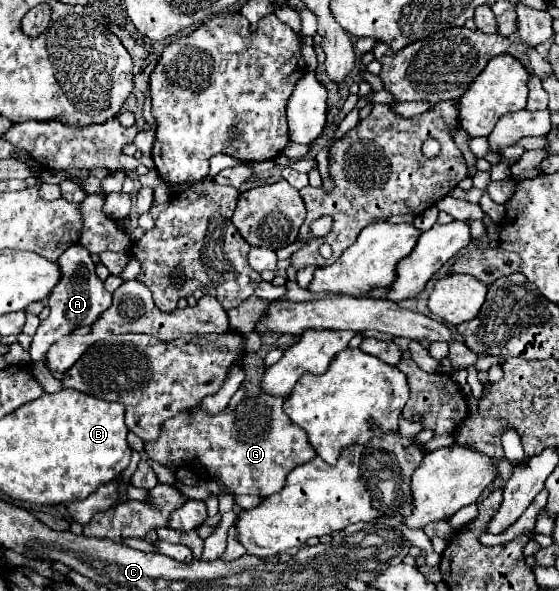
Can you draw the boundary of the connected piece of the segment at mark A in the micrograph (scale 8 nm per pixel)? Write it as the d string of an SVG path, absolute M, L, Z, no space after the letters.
M80 244L70 246L58 260L58 266L62 268L62 278L58 282L58 286L54 288L54 292L50 294L50 316L46 320L40 322L38 332L32 340L32 348L30 348L30 356L32 360L42 360L48 352L48 348L60 340L62 336L72 334L76 328L82 326L92 326L96 322L96 318L110 308L112 304L112 296L106 292L102 280L96 276L96 266L90 258L90 252L86 248L82 248Z

